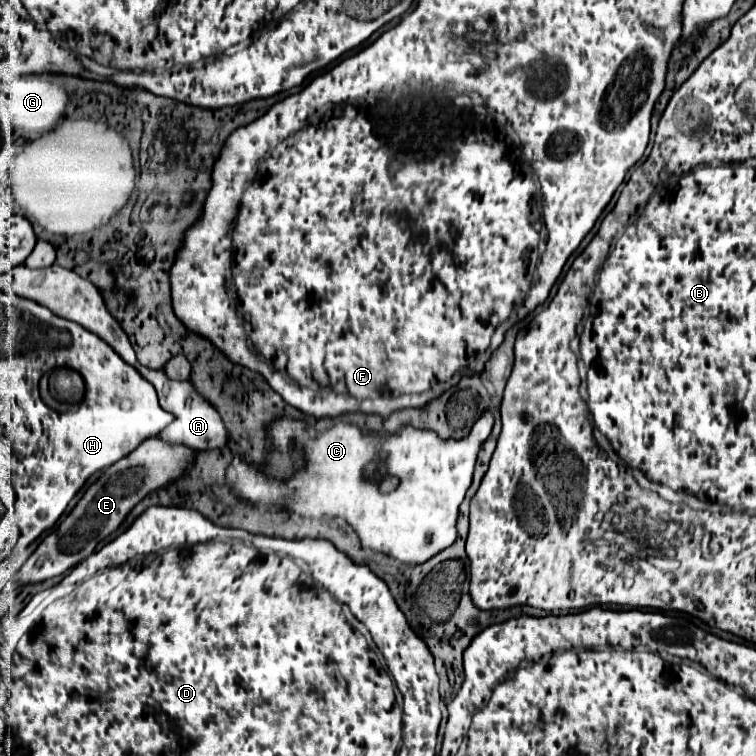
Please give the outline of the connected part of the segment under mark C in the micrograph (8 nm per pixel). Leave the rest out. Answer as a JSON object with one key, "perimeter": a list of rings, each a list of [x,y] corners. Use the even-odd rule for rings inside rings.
{"perimeter":[[[485,411],[469,437],[459,441],[443,441],[433,431],[419,431],[413,427],[407,427],[393,436],[363,434],[353,424],[337,422],[327,431],[319,432],[304,421],[279,417],[269,425],[273,447],[277,451],[287,451],[287,445],[294,443],[303,455],[305,469],[299,471],[291,481],[283,483],[269,479],[259,465],[239,463],[229,467],[227,485],[237,489],[237,495],[265,509],[285,507],[299,513],[302,518],[310,519],[343,517],[349,525],[353,525],[363,545],[387,553],[399,561],[423,563],[441,549],[449,547],[457,537],[455,521],[459,505],[471,485],[479,447],[489,437],[493,421],[493,413]],[[375,441],[377,447],[373,447]],[[379,453],[389,455],[387,469],[401,479],[401,485],[393,493],[379,493],[379,479],[367,483],[361,477],[365,455],[367,459],[373,459]]]}

